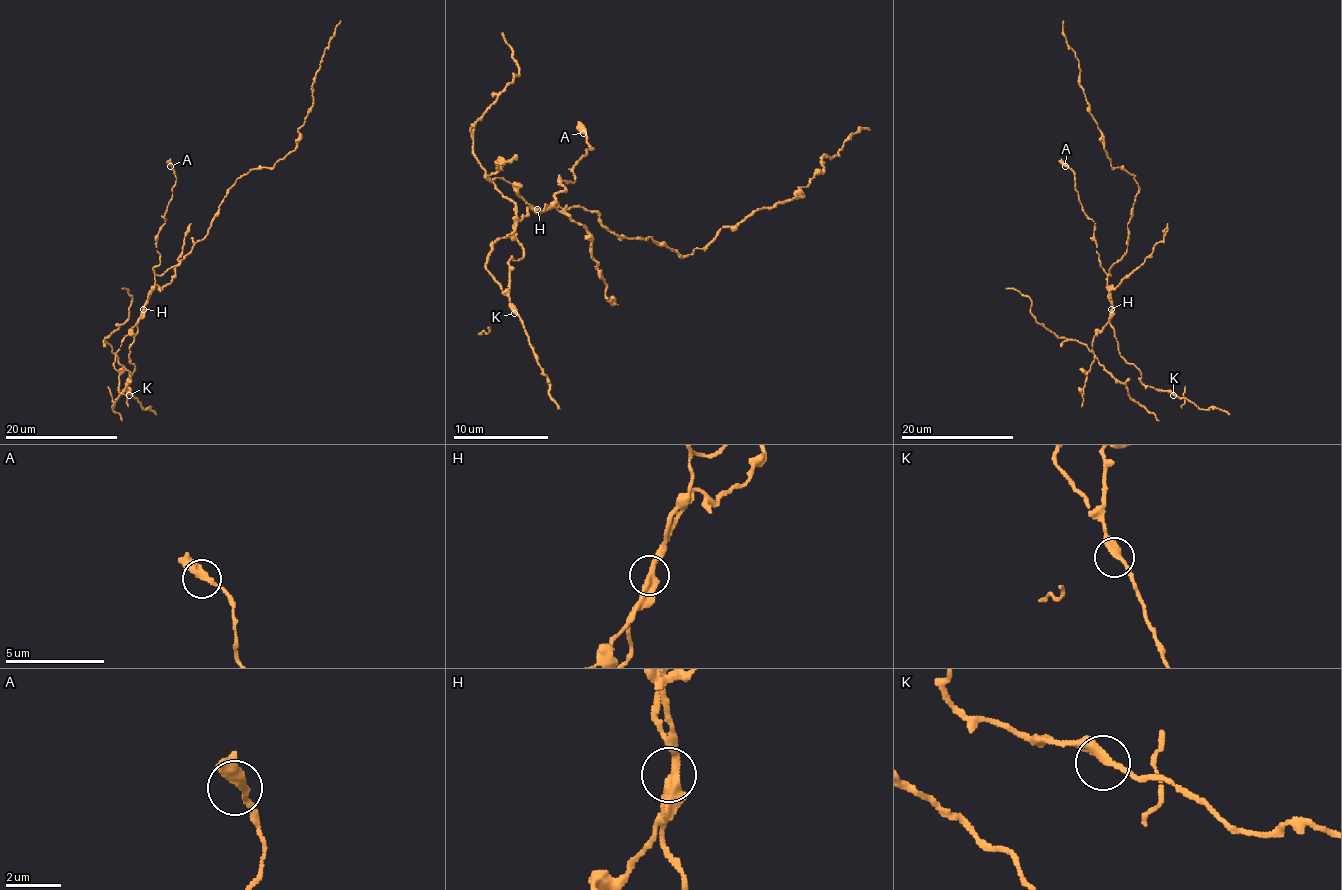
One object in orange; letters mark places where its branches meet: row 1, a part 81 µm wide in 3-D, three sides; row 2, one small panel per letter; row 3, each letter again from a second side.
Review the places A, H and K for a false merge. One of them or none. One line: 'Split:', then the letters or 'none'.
Split: H

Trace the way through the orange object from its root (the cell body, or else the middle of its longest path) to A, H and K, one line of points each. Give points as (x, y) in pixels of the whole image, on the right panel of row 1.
A: (1127, 240), (1126, 252), (1109, 268), (1109, 275), (1096, 252), (1095, 223), (1084, 211), (1074, 173), (1065, 166)
H: (1127, 240), (1126, 252), (1109, 268), (1110, 309)
K: (1127, 240), (1126, 252), (1109, 268), (1109, 324), (1119, 354), (1140, 372), (1140, 381), (1173, 395)

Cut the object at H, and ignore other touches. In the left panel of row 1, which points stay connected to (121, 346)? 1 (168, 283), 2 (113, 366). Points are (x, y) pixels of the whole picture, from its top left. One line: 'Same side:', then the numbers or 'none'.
Same side: 1, 2

